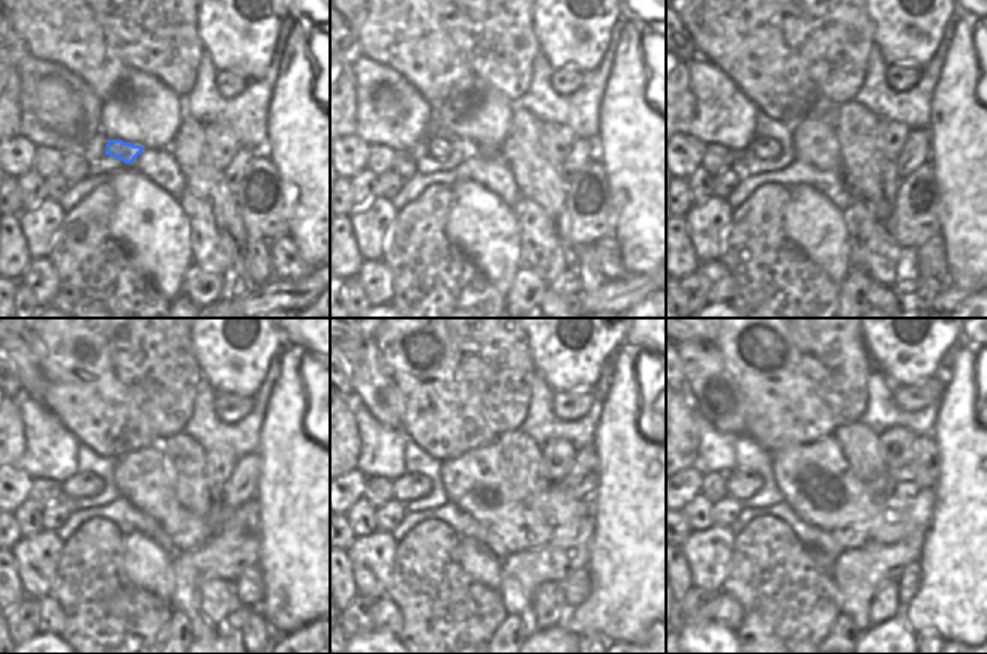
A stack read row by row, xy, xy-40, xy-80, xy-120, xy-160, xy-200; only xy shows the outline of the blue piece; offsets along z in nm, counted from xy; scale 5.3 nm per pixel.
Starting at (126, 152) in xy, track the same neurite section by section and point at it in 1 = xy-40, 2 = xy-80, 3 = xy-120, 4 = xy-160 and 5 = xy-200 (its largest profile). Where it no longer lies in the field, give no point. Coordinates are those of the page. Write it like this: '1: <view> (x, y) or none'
1: xy-40 (438, 149)
2: xy-80 (762, 147)
3: xy-120 (80, 485)
4: xy-160 (410, 486)
5: xy-200 (740, 486)

